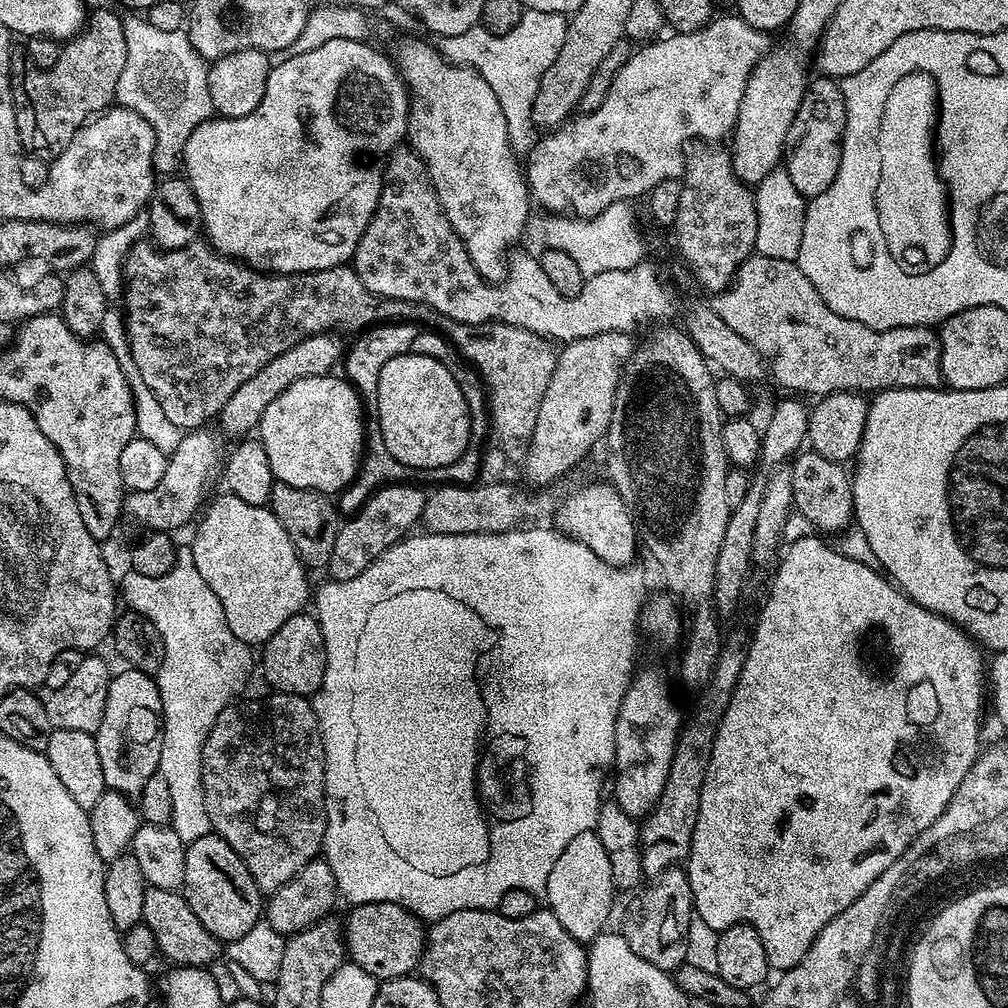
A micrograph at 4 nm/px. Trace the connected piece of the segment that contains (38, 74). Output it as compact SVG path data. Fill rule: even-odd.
M112 8L98 9L87 17L82 29L82 37L73 39L65 43L60 50L60 57L54 66L49 69L29 67L29 72L24 77L19 77L18 84L24 87L24 96L28 99L28 104L32 107L32 124L36 129L32 132L32 144L37 153L59 154L63 152L68 143L78 134L78 130L87 124L93 116L108 111L113 107L116 99L116 89L118 78L122 75L127 58L126 34L123 32L123 19L115 16Z

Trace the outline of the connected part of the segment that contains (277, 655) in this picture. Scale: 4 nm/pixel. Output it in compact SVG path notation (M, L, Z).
M301 610L295 616L286 618L286 622L282 622L282 626L278 626L278 630L274 630L272 637L262 645L262 652L264 652L264 676L268 679L269 689L311 698L322 686L322 674L326 674L326 646L320 623L316 621L315 615L308 613L307 616L306 613L307 611Z

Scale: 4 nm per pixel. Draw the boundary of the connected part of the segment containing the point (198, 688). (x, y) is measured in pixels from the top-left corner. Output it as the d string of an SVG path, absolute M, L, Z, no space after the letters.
M180 546L176 550L176 565L166 574L162 574L158 578L146 578L146 574L138 574L137 572L125 571L124 588L122 584L122 600L124 600L131 611L142 614L160 629L160 639L164 641L164 657L160 663L160 669L154 673L154 679L160 697L162 698L162 710L164 711L164 745L162 746L162 758L158 771L166 777L166 782L170 785L170 798L174 801L174 810L172 811L172 823L170 827L174 830L174 834L178 834L178 838L182 838L182 842L187 846L198 842L198 838L209 835L212 832L212 823L210 822L210 814L206 811L206 798L202 794L202 750L206 738L210 734L210 730L218 722L218 714L222 714L222 710L227 708L229 704L237 699L236 696L244 688L244 683L248 680L248 675L252 672L252 652L253 649L249 645L243 644L238 638L234 638L234 630L230 630L230 626L226 622L226 614L222 610L222 602L218 602L218 594L214 594L214 590L210 590L210 586L206 586L206 578L202 578L202 574L198 574L198 566L194 566L194 558L192 557L191 547Z

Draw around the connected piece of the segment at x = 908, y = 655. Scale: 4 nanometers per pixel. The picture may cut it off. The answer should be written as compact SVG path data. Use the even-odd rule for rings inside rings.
M799 542L787 545L775 565L774 573L776 572L776 577L772 580L772 589L769 590L768 597L765 598L764 605L760 608L760 617L756 620L756 629L751 629L750 632L748 653L746 654L746 662L742 666L742 674L738 678L736 689L732 692L730 706L726 706L726 714L722 714L722 722L716 731L712 757L708 763L706 778L702 786L698 822L696 823L694 838L686 861L694 912L704 919L710 927L717 930L729 928L731 924L752 924L754 930L758 930L758 934L762 938L762 946L766 946L768 967L772 970L776 970L776 968L778 968L777 970L787 970L794 967L812 948L812 944L822 930L822 926L826 926L826 922L838 918L842 914L842 910L846 910L856 899L865 895L869 891L867 888L887 868L889 871L895 865L896 859L912 845L913 840L935 822L938 814L942 814L942 810L946 810L950 798L954 798L954 790L958 790L962 778L966 778L972 763L982 751L982 743L980 744L980 711L983 710L984 704L986 708L986 656L984 660L983 654L985 655L985 653L982 651L981 645L977 644L968 633L961 630L957 624L950 623L945 616L939 616L937 612L931 612L915 604L910 597L905 596L896 587L895 583L887 575L870 569L859 562L854 562L851 558L844 557L835 547L830 546L830 548L827 548L824 544L810 543Z

